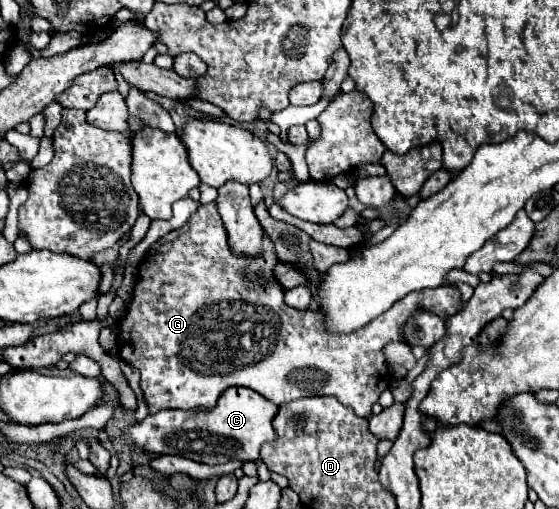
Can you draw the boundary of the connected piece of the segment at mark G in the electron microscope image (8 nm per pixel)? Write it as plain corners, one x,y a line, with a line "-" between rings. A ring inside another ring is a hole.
214,202
200,206
182,228
172,230
150,246
138,266
134,300
118,322
116,344
120,358
142,374
140,388
150,414
164,408
210,408
216,406
226,388
244,386
256,390
278,406
308,396
334,396
358,416
368,418
372,416
372,404
378,402
378,396
390,386
390,368
384,358
384,346
388,342
404,340
404,326
412,314
424,310
446,320
464,306
458,288
446,284
436,290
420,290
404,296
392,310
386,310
380,318
374,318
364,326
364,330
344,335
330,334
324,329
321,310
294,310
284,304
284,290
272,274
276,264
274,246
266,234
264,254
260,254
260,258
234,256
228,250
224,224

